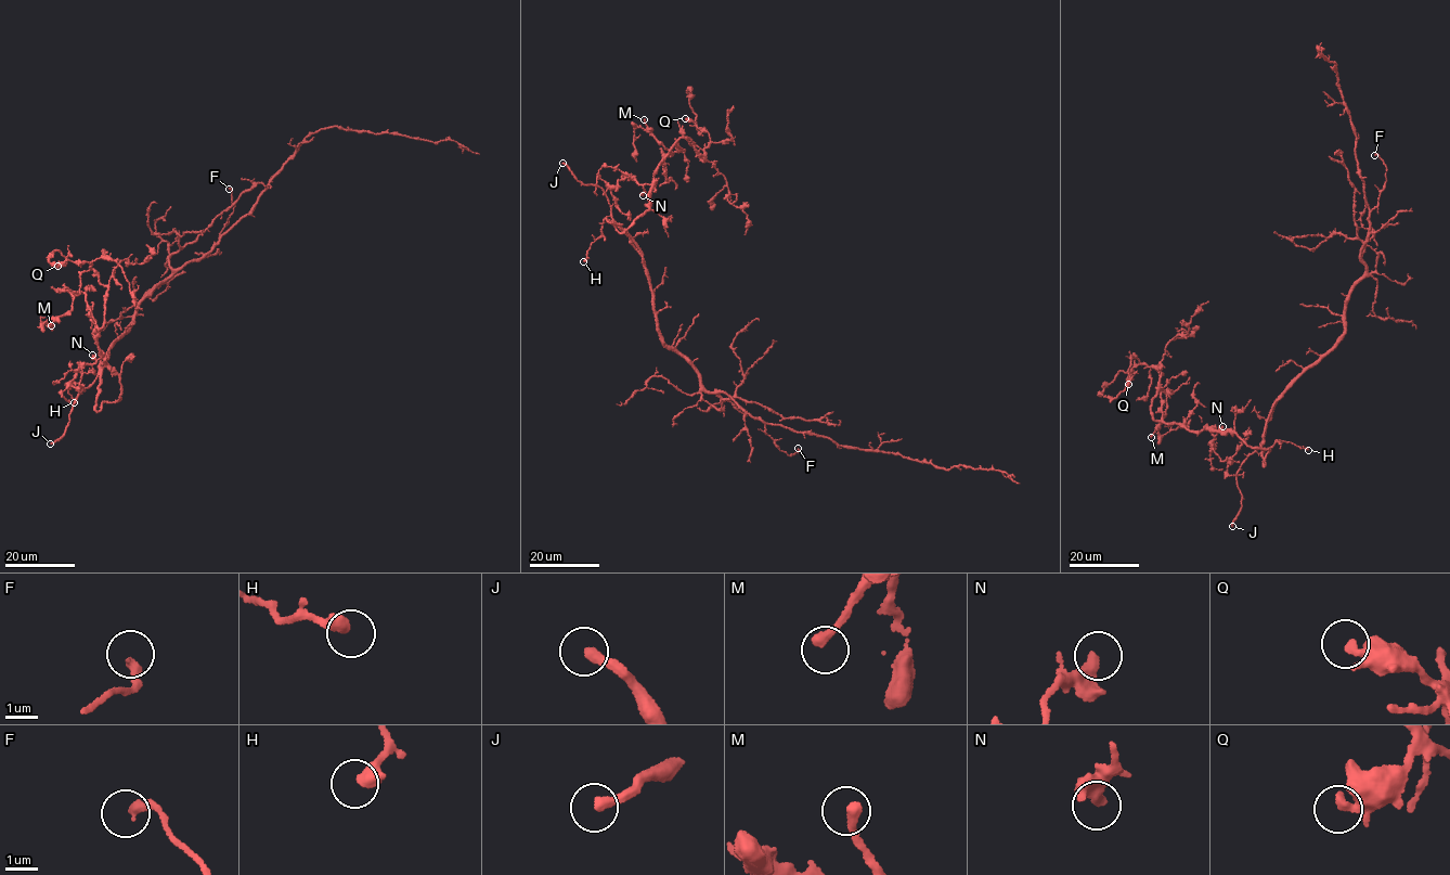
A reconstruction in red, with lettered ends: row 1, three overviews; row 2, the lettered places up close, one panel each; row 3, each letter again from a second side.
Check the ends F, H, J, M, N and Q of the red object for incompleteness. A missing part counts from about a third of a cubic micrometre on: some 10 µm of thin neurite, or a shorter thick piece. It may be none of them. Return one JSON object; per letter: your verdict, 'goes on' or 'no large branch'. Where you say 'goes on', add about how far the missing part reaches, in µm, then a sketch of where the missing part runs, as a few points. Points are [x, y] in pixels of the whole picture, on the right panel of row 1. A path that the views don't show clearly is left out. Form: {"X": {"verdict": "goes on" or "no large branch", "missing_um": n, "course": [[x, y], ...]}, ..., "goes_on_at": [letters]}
{"F": {"verdict": "no large branch"}, "H": {"verdict": "no large branch"}, "J": {"verdict": "goes on", "missing_um": 10}, "M": {"verdict": "goes on", "missing_um": 20, "course": [[1151, 437], [1124, 452], [1111, 439]]}, "N": {"verdict": "no large branch"}, "Q": {"verdict": "no large branch"}, "goes_on_at": ["J", "M"]}

